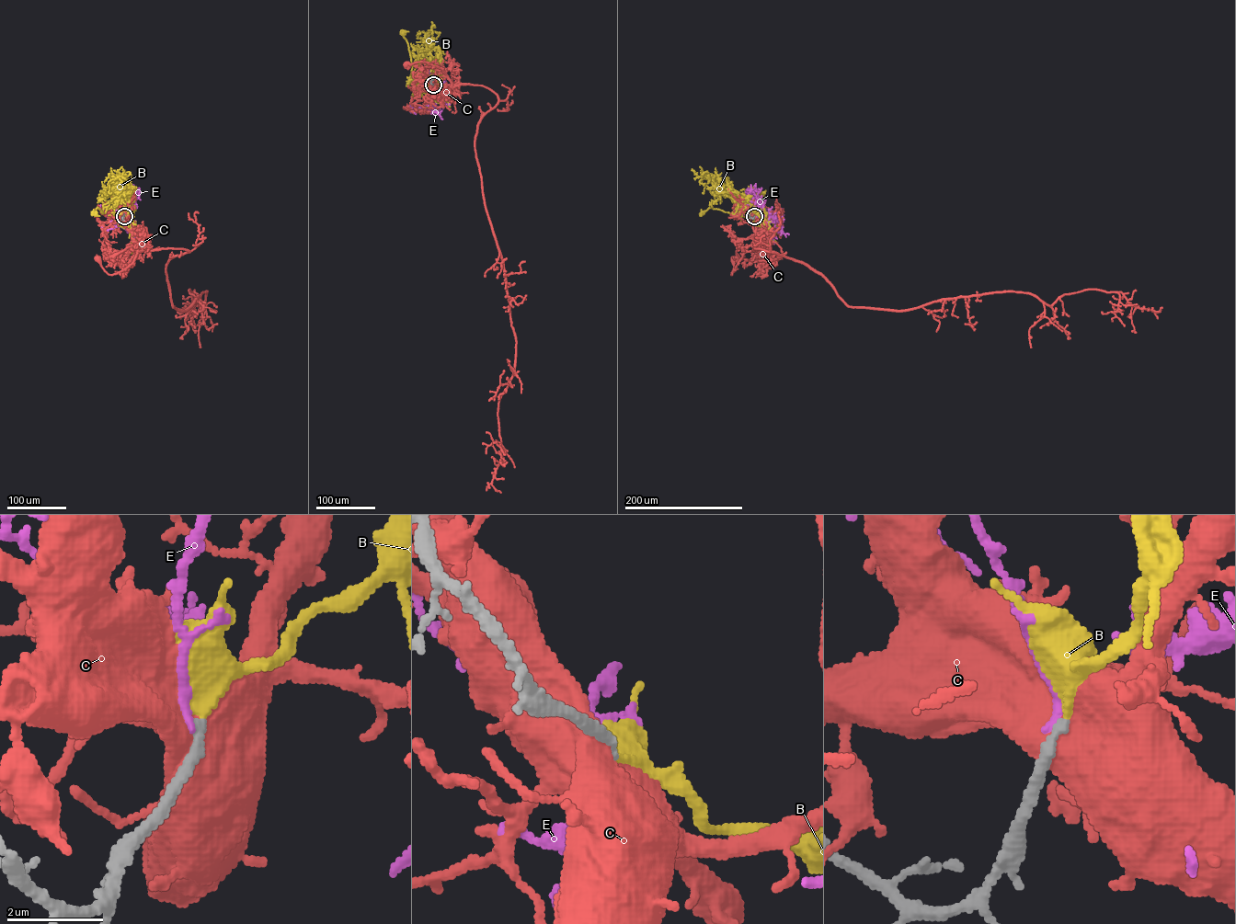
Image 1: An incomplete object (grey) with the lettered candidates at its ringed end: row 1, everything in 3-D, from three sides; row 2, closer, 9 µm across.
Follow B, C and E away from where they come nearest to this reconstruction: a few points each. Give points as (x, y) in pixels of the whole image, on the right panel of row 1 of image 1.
B: (754, 216), (754, 212), (734, 199), (743, 203), (743, 207), (738, 212), (711, 208), (703, 212)
C: (754, 216), (761, 222), (761, 244), (743, 255), (731, 274), (733, 258)
E: (754, 216), (753, 212), (761, 206), (777, 222), (781, 209), (776, 204)

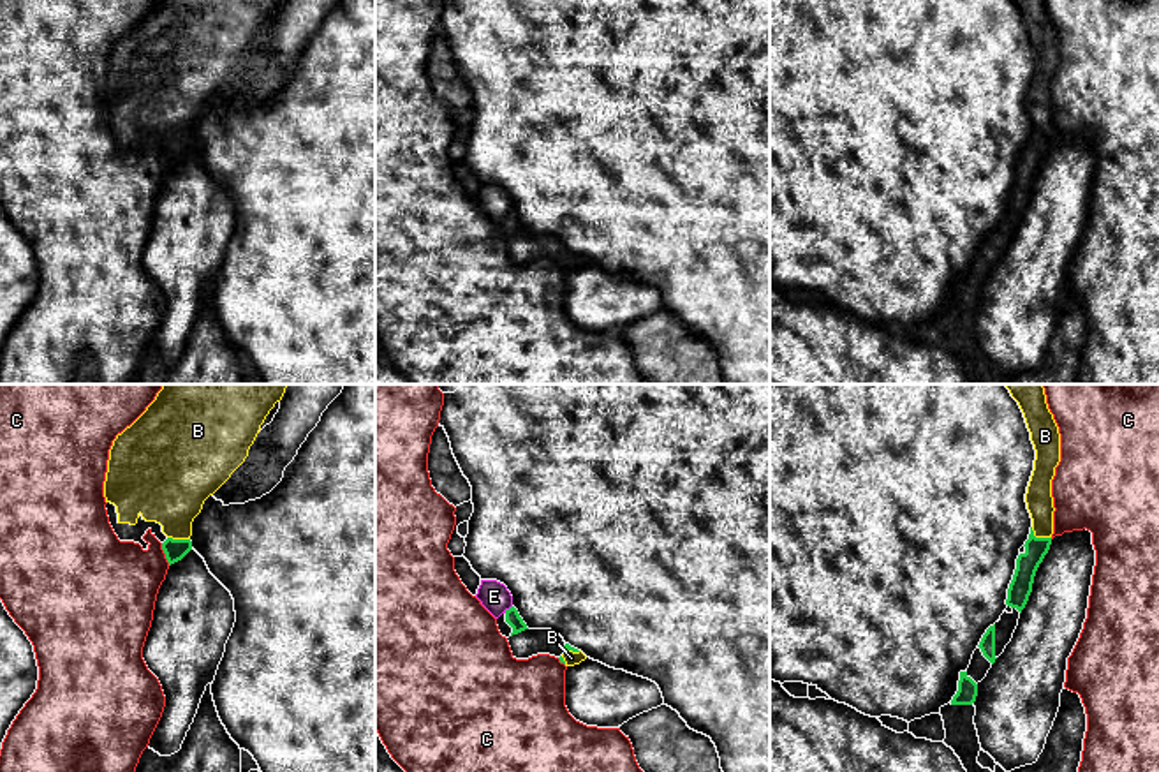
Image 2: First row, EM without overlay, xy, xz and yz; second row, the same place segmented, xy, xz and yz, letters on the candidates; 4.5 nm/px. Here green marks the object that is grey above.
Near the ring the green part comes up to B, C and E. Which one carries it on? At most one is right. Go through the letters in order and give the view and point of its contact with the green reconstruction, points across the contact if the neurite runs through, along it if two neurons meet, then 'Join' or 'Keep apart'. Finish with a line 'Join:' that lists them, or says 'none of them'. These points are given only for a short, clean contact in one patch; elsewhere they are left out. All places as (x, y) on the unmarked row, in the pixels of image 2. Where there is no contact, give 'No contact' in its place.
B: Touches green at yz (1040, 143). Path across: yz (1020, 192), (1026, 171), (1040, 143), (1040, 108). Join
C: Touches green at xy (166, 159). Keep apart
E: Touches green at xz (509, 214). Boundary: xz (511, 210), (504, 217). Keep apart
Join: B

